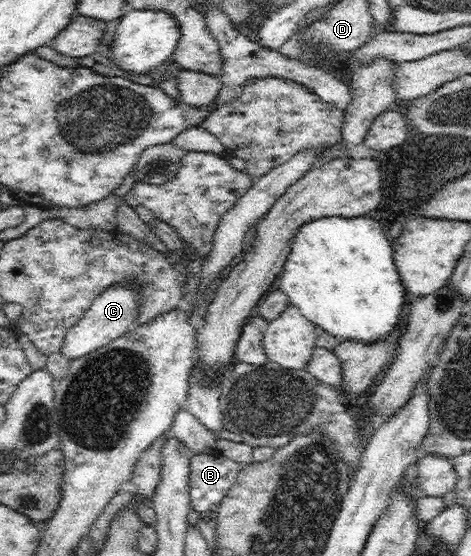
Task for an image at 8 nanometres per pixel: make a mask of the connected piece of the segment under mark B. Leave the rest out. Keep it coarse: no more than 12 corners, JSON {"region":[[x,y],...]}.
{"region":[[191,454],[189,507],[216,513],[245,465]]}

